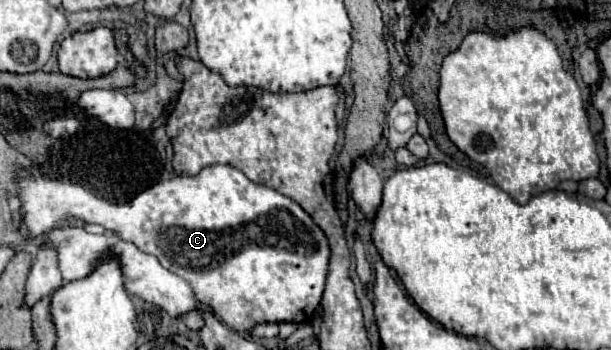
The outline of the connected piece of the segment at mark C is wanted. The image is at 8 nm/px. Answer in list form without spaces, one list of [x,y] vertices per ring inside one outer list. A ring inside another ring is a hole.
[[[210,165],[194,177],[174,177],[170,181],[156,183],[154,187],[142,191],[142,195],[134,197],[132,203],[124,205],[108,203],[76,183],[32,173],[24,175],[24,169],[16,171],[16,179],[20,183],[18,199],[22,203],[28,237],[50,233],[68,219],[98,223],[116,233],[120,239],[134,243],[140,251],[158,257],[166,269],[186,279],[196,299],[210,307],[222,323],[238,333],[248,333],[258,323],[308,321],[322,299],[330,257],[328,241],[322,229],[296,201],[274,191],[272,187],[250,181],[242,171],[230,165]]]

